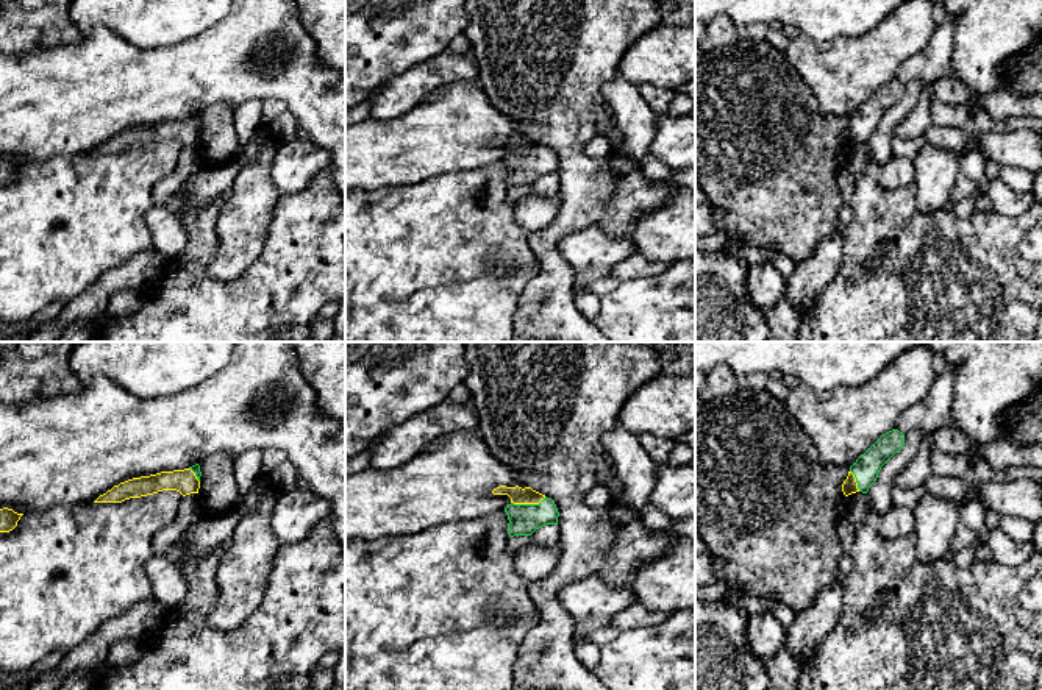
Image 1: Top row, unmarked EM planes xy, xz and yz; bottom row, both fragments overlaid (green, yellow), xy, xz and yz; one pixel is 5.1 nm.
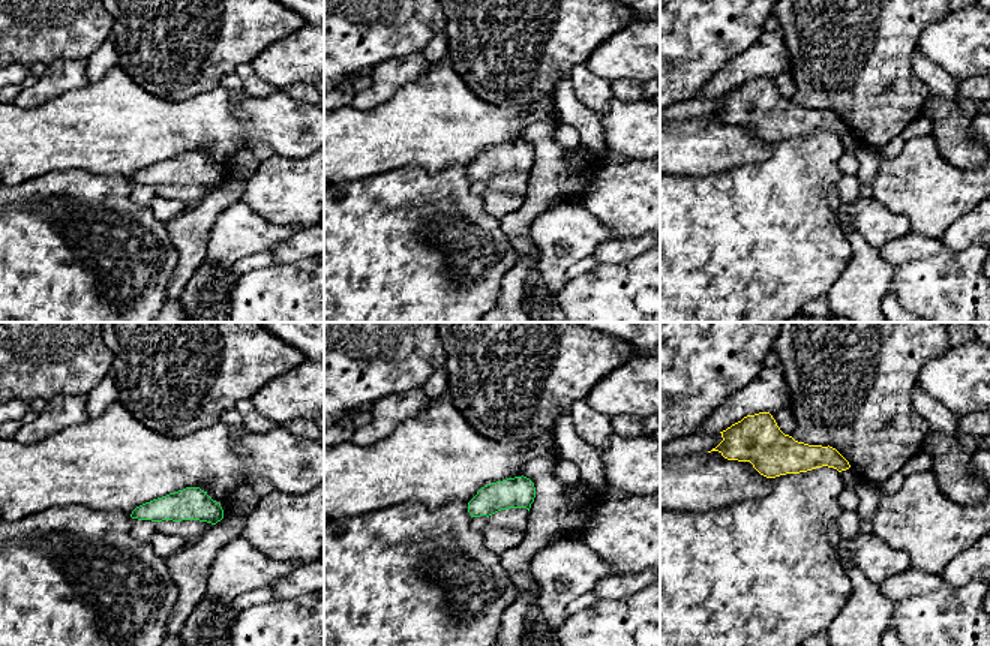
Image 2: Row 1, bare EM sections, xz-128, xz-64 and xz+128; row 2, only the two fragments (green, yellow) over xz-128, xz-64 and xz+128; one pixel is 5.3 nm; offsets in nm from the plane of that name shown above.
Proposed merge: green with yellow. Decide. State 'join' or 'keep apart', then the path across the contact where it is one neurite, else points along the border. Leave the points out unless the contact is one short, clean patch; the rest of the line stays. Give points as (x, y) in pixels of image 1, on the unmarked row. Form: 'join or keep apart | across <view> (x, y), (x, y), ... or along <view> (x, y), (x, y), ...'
join | across xz (524, 169), (528, 155), (517, 145)

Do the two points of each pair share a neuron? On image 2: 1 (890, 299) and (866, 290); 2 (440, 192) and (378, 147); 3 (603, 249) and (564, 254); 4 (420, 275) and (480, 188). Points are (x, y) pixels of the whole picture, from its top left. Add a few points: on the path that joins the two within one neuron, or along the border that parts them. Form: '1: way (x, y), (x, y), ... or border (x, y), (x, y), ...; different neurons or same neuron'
1: border (888, 290), (879, 306); different neurons
2: border (440, 170), (401, 167), (371, 176); different neurons
3: border (614, 237), (603, 242), (590, 255); different neurons
4: border (471, 182), (471, 189), (482, 197); different neurons

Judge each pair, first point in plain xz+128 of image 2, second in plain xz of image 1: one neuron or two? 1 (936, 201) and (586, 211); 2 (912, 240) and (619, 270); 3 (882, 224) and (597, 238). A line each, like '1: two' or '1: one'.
1: one
2: one
3: one

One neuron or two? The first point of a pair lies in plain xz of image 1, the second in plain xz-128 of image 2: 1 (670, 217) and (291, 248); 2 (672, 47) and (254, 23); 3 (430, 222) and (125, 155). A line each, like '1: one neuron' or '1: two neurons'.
1: two neurons
2: two neurons
3: two neurons

